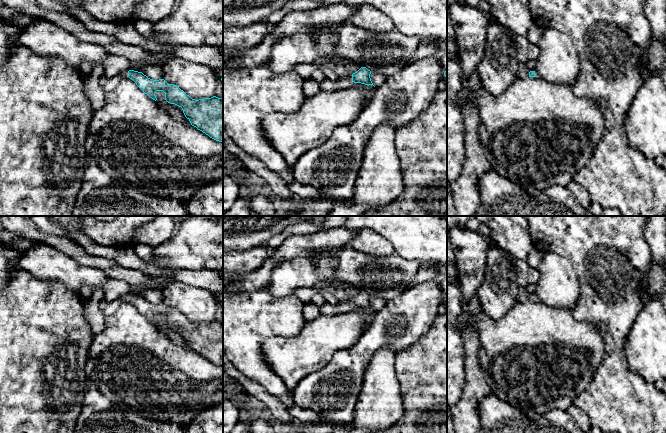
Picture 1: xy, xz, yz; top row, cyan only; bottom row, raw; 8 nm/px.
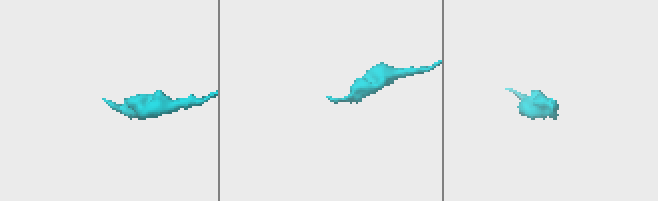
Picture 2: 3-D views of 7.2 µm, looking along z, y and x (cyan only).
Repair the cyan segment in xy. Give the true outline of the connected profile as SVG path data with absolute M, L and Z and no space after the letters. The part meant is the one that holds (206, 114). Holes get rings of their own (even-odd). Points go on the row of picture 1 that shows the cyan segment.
M129 70L107 78L101 76L99 82L105 92L117 87L119 82L129 77L150 98L157 100L156 91L165 93L165 100L182 108L185 117L191 125L202 131L210 138L223 142L223 97L204 98L195 100L174 84L168 84L164 79L153 80L142 72Z

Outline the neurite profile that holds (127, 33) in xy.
M74 9L72 16L80 21L89 31L104 33L109 37L114 36L116 40L126 44L137 45L147 51L161 51L170 48L169 46L160 43L155 37L141 35L134 28L133 24L118 25L115 23L99 21L93 18L84 9Z

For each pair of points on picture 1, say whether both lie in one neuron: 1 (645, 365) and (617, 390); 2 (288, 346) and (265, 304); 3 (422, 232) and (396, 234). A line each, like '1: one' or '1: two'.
1: two
2: two
3: one

